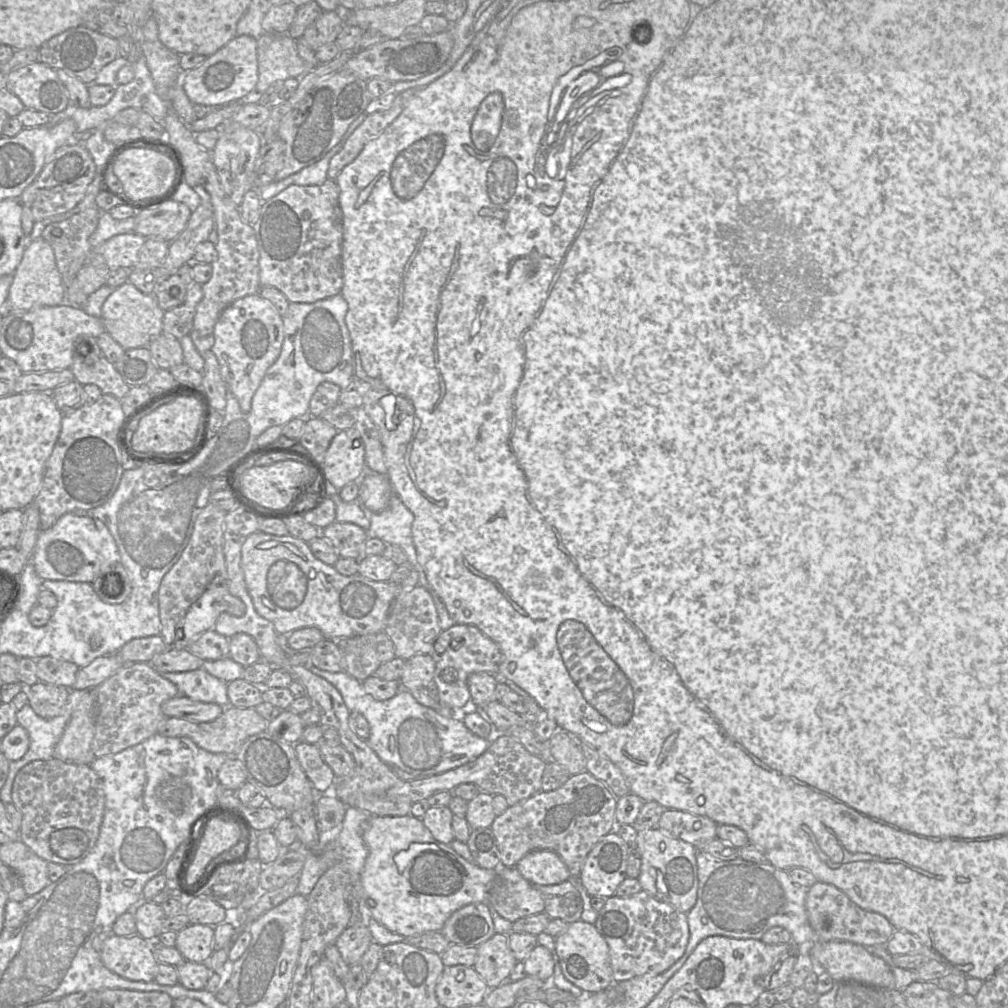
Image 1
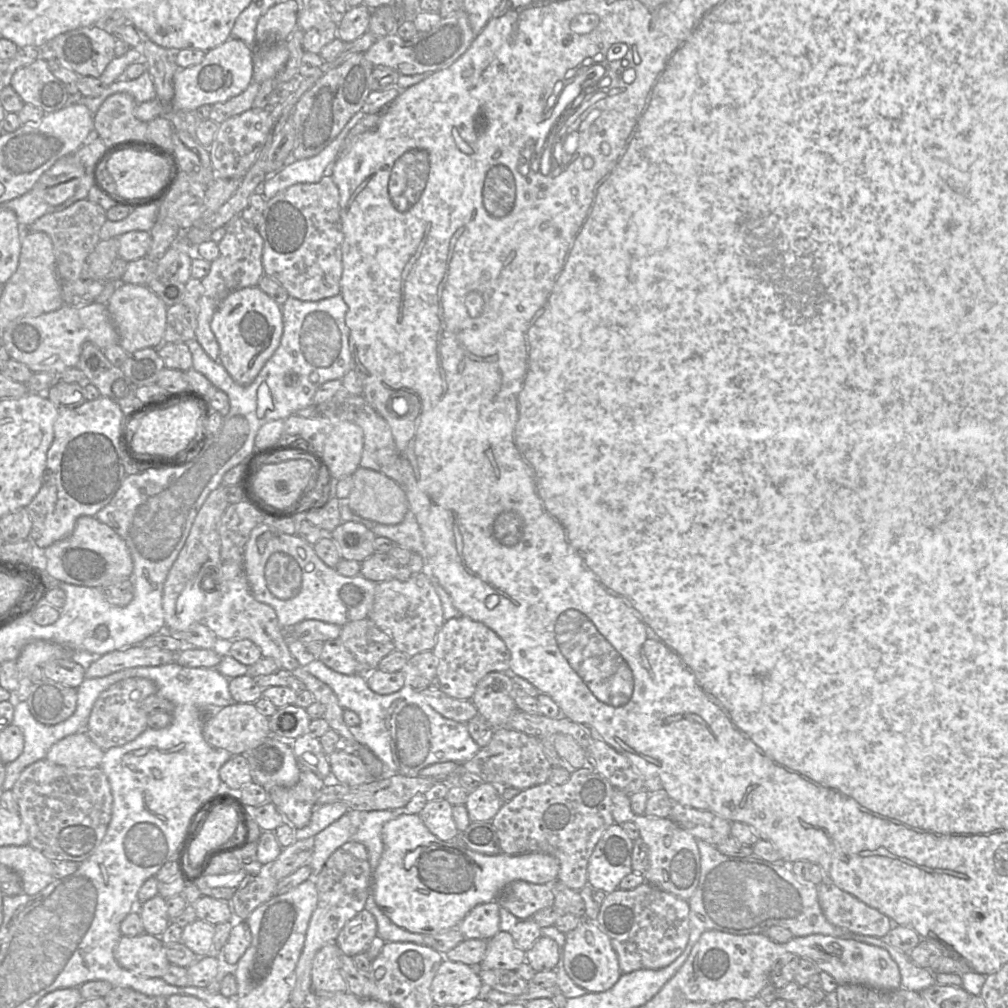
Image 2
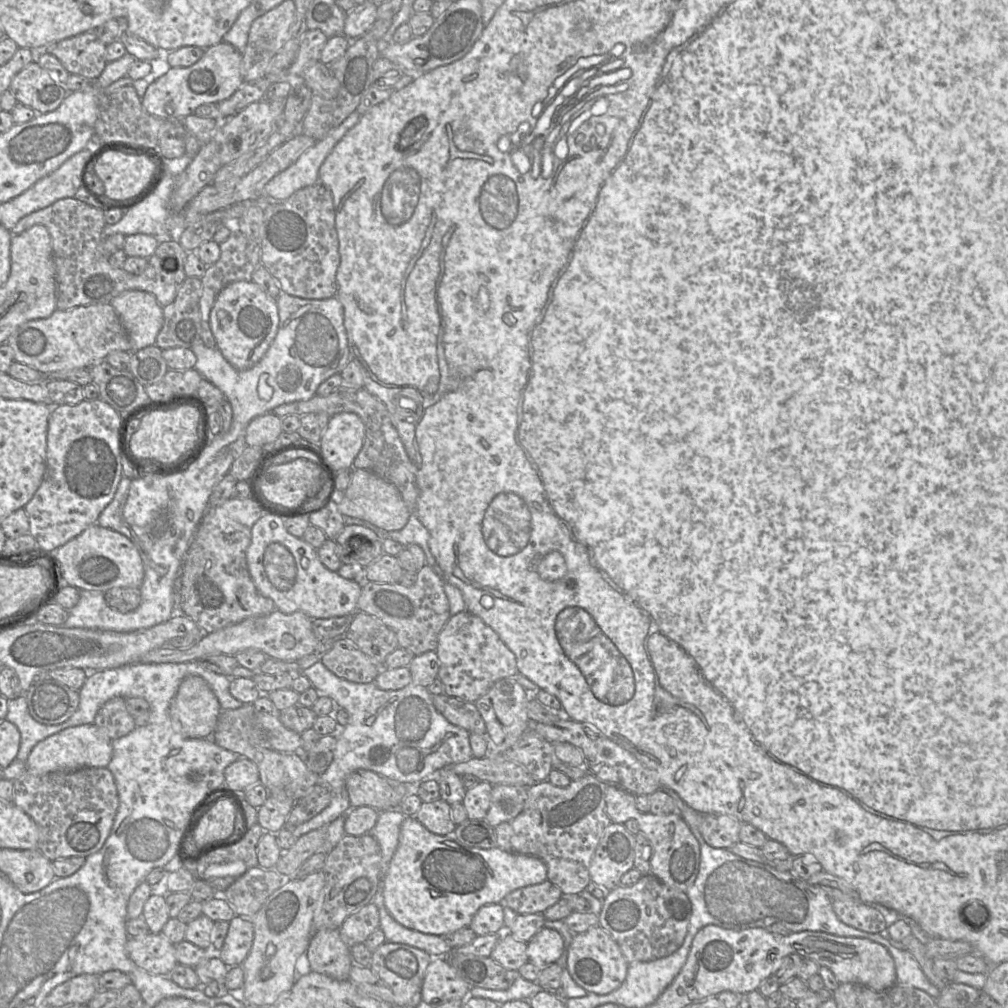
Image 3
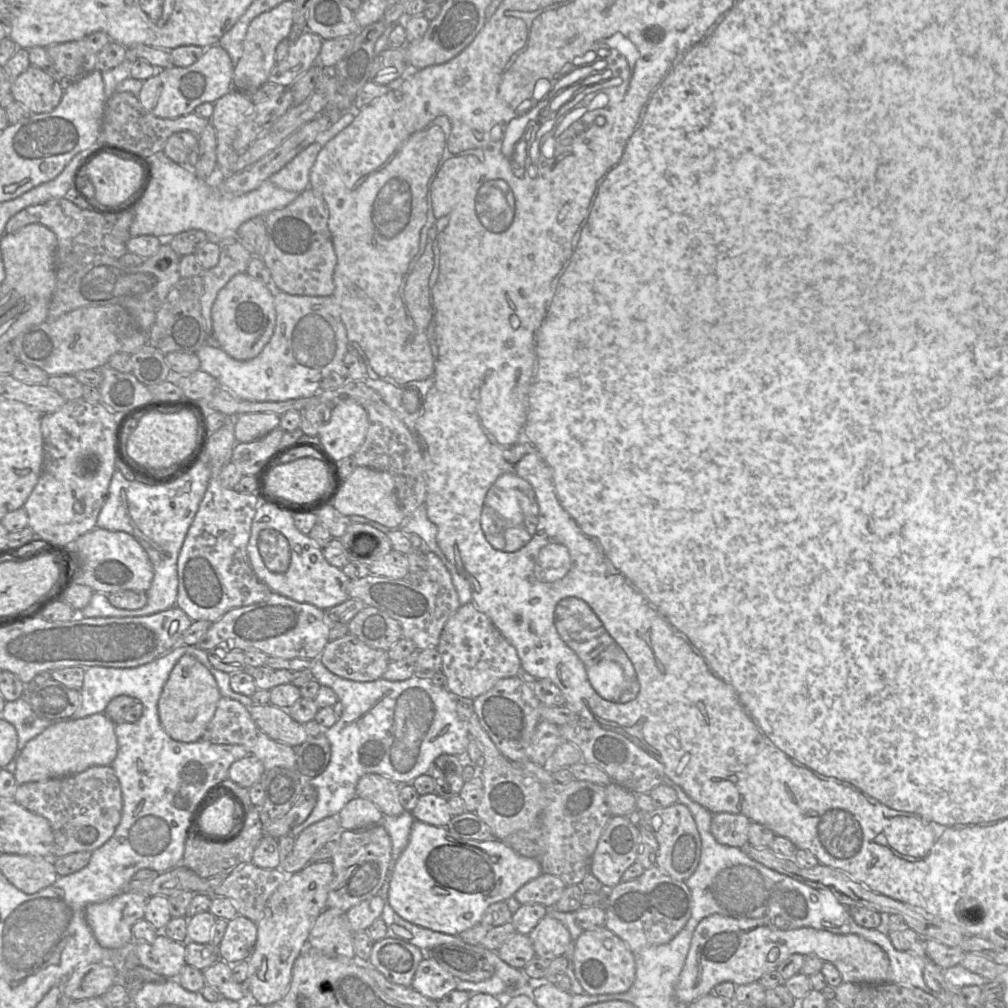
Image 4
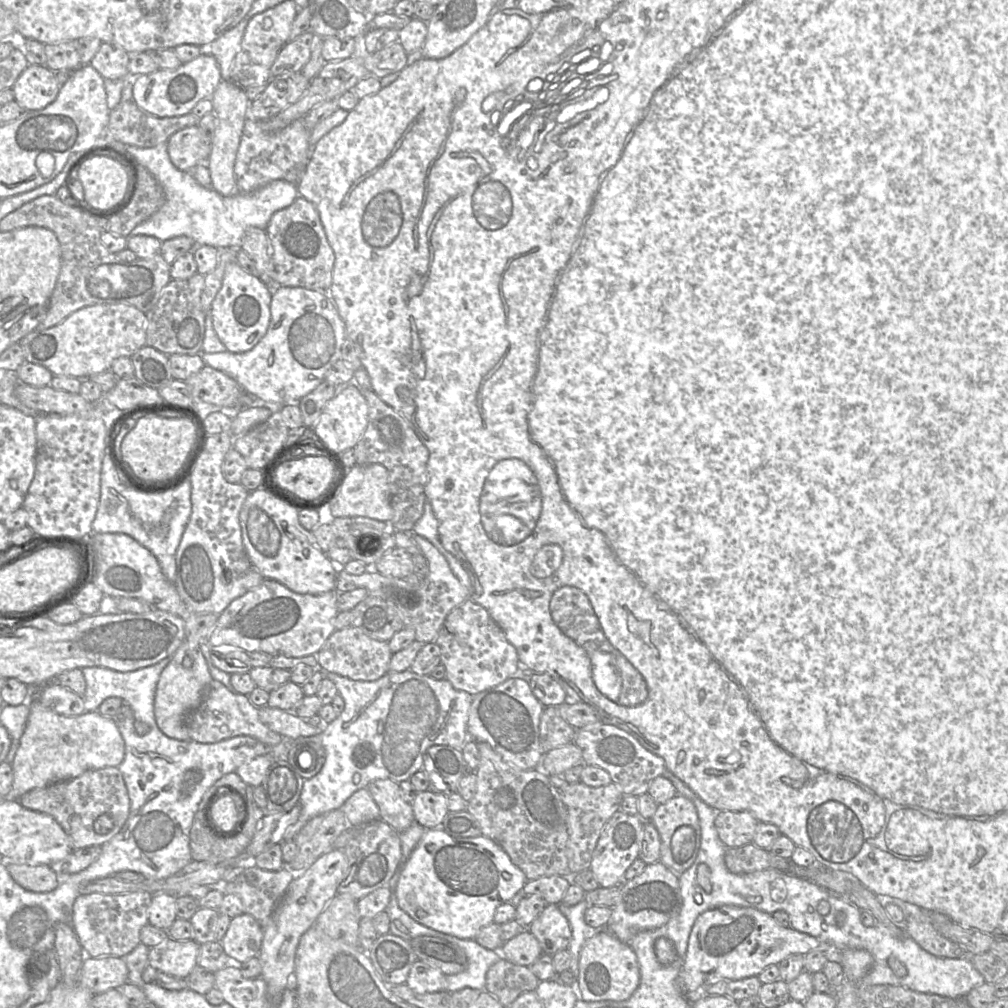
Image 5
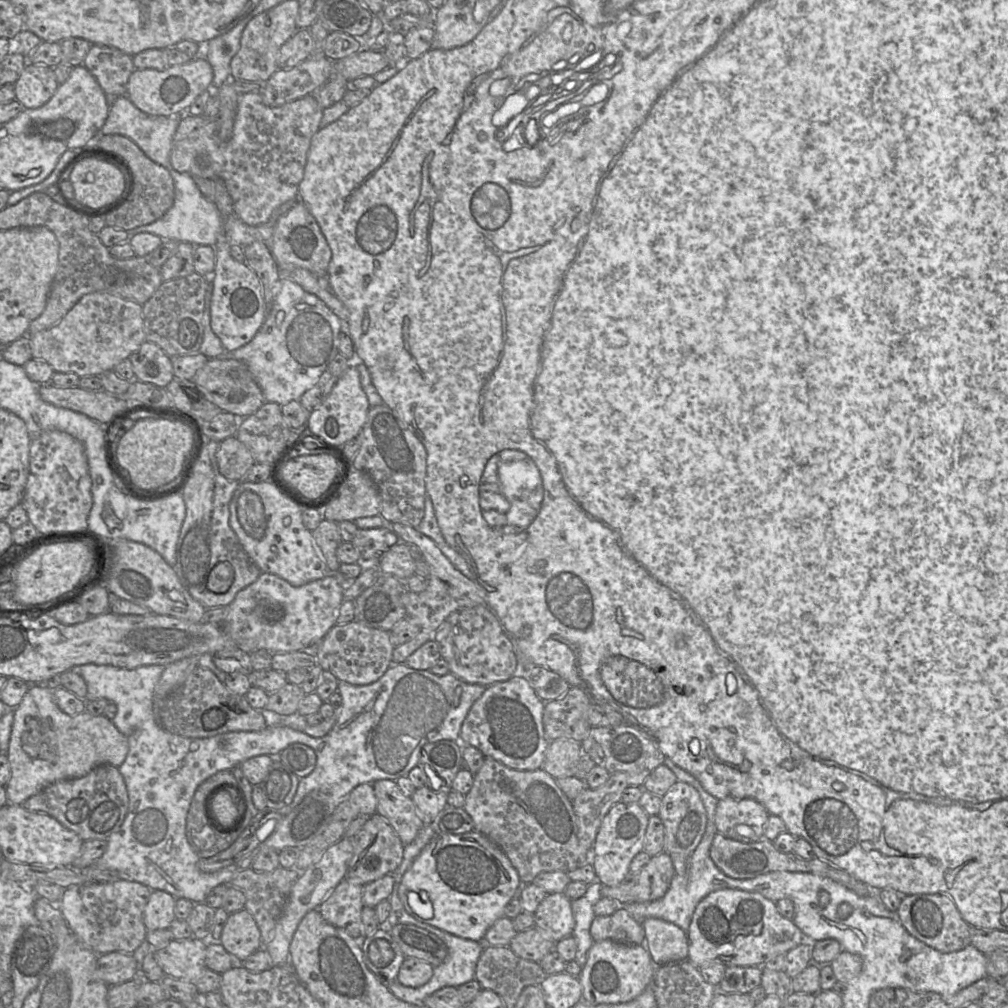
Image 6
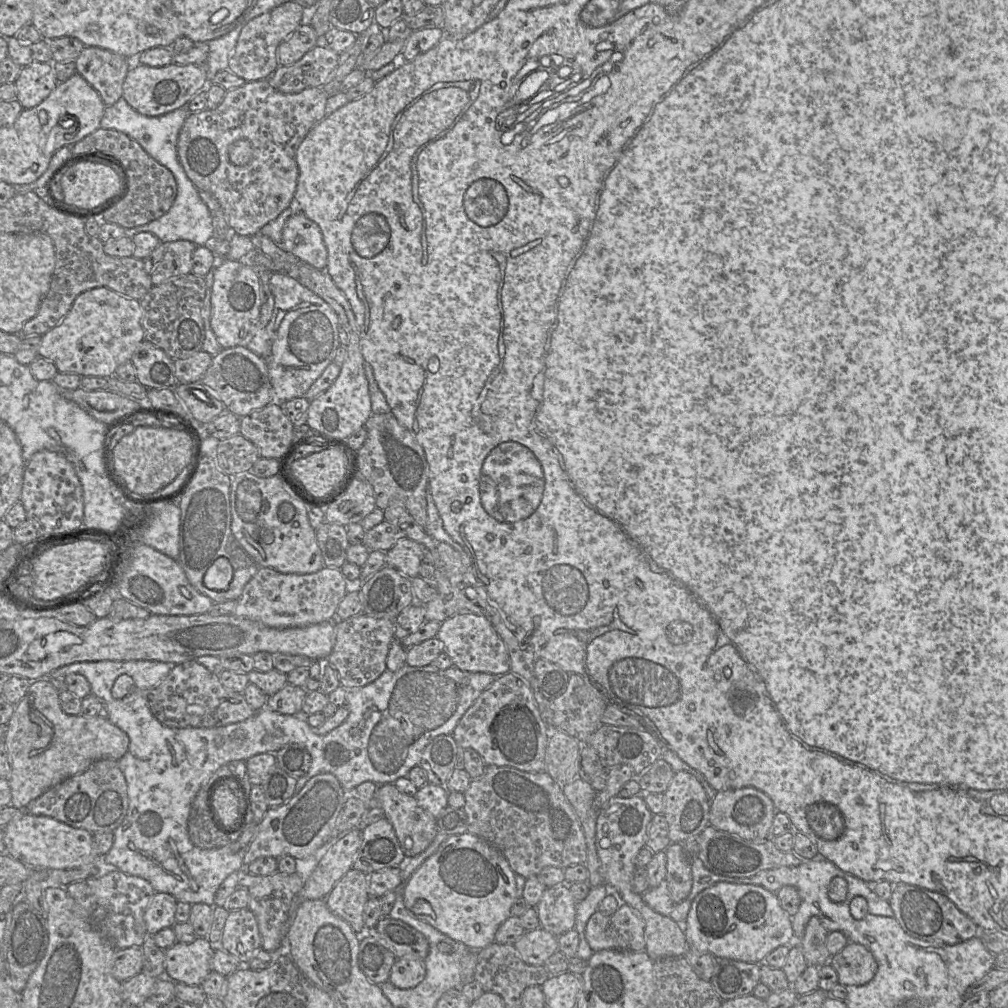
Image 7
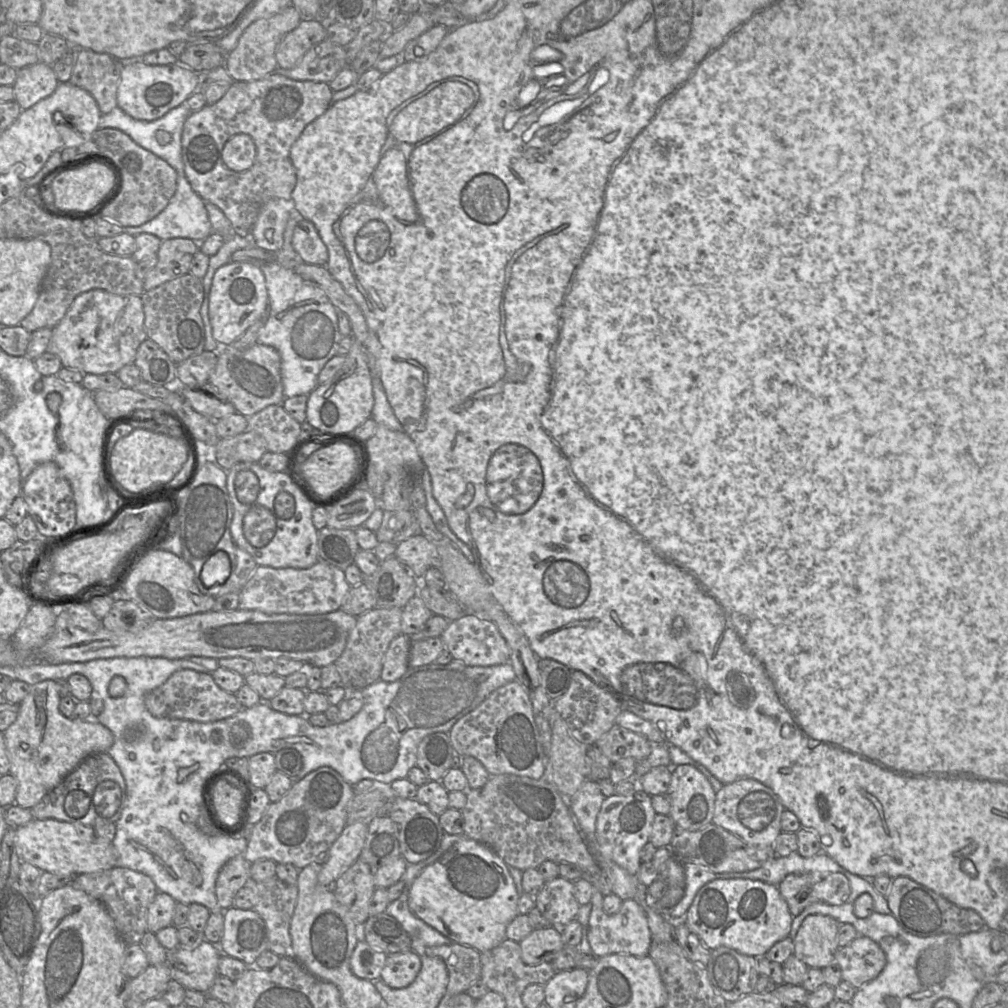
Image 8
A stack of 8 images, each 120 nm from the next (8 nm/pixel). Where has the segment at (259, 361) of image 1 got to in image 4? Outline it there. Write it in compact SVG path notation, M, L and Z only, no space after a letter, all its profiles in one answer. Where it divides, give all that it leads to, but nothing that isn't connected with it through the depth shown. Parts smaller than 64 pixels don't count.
M240 273L219 291L212 307L213 335L221 349L232 358L246 361L255 358L270 341L275 327L275 292L271 285Z

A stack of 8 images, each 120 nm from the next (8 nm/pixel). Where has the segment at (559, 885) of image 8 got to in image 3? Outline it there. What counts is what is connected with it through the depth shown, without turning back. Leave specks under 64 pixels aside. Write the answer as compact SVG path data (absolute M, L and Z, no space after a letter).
M543 927L528 943L529 962L541 970L554 964L562 955L564 941L561 934L548 927Z

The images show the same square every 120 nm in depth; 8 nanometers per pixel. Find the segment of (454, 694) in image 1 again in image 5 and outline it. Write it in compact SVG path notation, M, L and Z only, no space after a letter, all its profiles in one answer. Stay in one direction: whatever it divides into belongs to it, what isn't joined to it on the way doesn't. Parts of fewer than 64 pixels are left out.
M471 598L447 615L435 643L441 651L446 679L455 689L466 691L472 696L514 677L519 669L516 648L506 639L487 610Z

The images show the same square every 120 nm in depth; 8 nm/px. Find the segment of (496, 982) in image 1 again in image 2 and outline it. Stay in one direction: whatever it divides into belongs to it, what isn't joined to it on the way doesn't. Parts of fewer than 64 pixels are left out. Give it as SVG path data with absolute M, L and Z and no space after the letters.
M500 930L488 940L486 954L479 967L515 971L525 961L526 952L515 944L509 932Z

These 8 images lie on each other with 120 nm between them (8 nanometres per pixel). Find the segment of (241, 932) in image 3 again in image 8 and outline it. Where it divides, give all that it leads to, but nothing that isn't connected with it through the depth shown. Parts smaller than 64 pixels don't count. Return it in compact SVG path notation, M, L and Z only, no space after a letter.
M234 906L224 910L224 932L219 943L222 954L254 966L257 958L268 950L267 928L254 909Z

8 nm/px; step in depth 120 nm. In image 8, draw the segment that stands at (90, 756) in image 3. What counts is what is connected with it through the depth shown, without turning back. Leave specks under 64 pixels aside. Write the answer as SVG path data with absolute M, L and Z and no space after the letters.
M44 680L31 685L29 693L19 704L16 720L3 732L10 761L9 773L17 781L15 803L23 808L31 809L37 805L87 756L107 752L114 743L113 733L96 719L76 720L65 717L59 709L60 700L57 681Z

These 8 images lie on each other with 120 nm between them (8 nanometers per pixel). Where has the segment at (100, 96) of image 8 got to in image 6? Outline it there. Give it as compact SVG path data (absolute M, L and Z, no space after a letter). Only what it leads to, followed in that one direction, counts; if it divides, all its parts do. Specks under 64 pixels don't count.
M92 45L83 66L94 76L105 94L126 95L128 80L135 70L133 56L121 50Z

